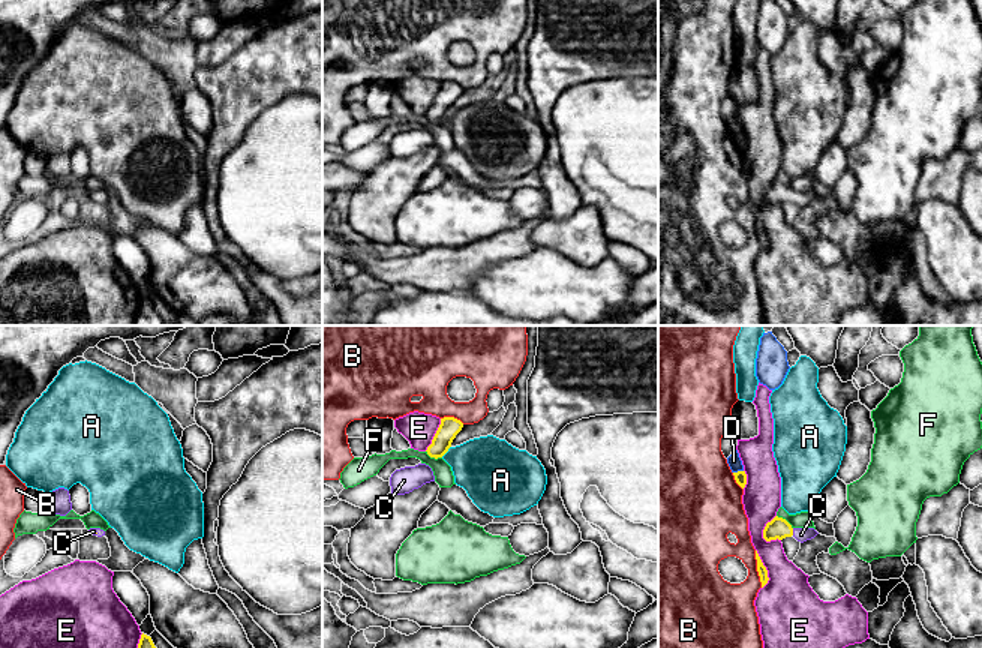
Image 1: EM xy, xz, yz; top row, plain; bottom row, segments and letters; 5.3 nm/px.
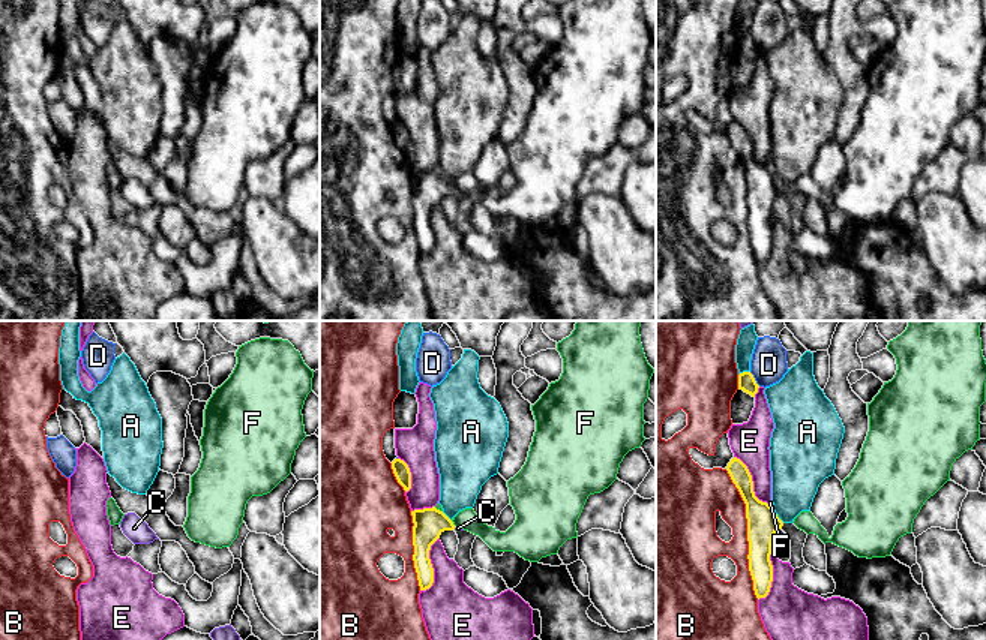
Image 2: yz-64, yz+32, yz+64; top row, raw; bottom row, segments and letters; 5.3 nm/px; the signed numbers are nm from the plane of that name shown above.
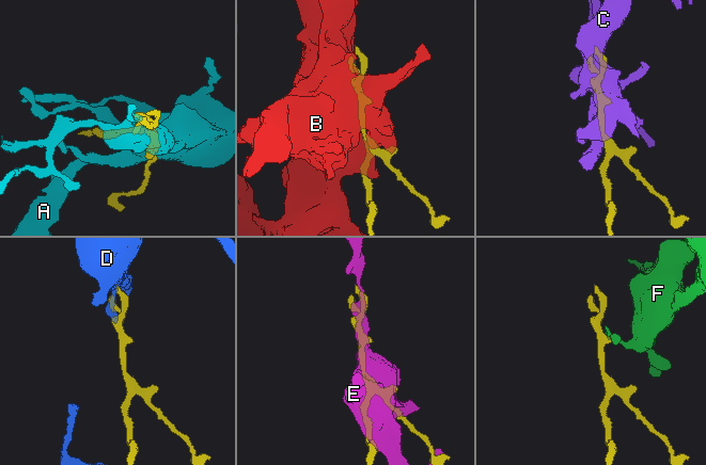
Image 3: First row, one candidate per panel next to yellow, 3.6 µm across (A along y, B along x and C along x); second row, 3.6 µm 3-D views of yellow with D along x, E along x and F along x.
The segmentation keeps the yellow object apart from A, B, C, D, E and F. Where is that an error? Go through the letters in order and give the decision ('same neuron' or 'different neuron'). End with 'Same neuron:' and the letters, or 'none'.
A: different neuron
B: different neuron
C: same neuron
D: different neuron
E: different neuron
F: different neuron
Same neuron: C

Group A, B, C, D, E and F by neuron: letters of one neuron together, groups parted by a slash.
A / B / C / D / E / F

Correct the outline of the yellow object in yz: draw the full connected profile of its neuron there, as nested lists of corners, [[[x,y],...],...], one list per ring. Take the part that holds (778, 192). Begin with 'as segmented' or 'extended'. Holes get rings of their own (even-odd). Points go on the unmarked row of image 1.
extended; [[[778,180],[768,186],[763,194],[763,202],[766,206],[783,204],[793,200],[798,206],[804,207],[814,202],[817,198],[814,192],[793,192],[786,183]]]

